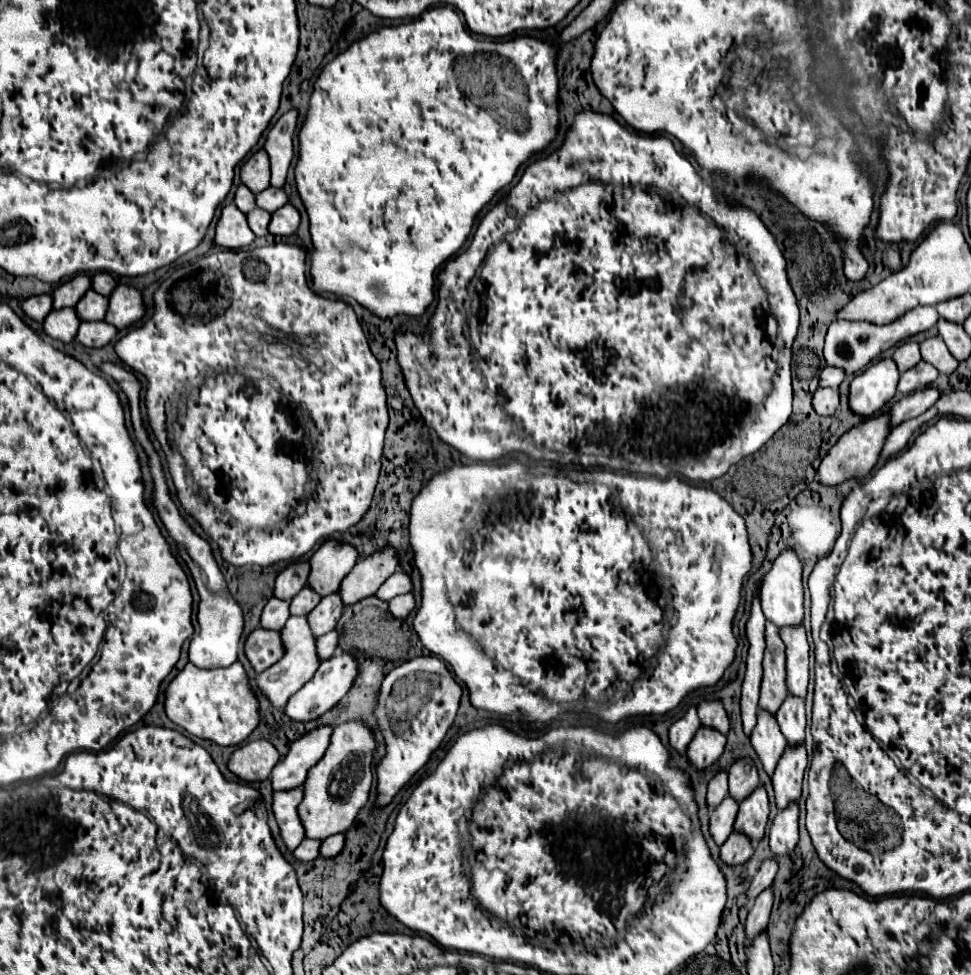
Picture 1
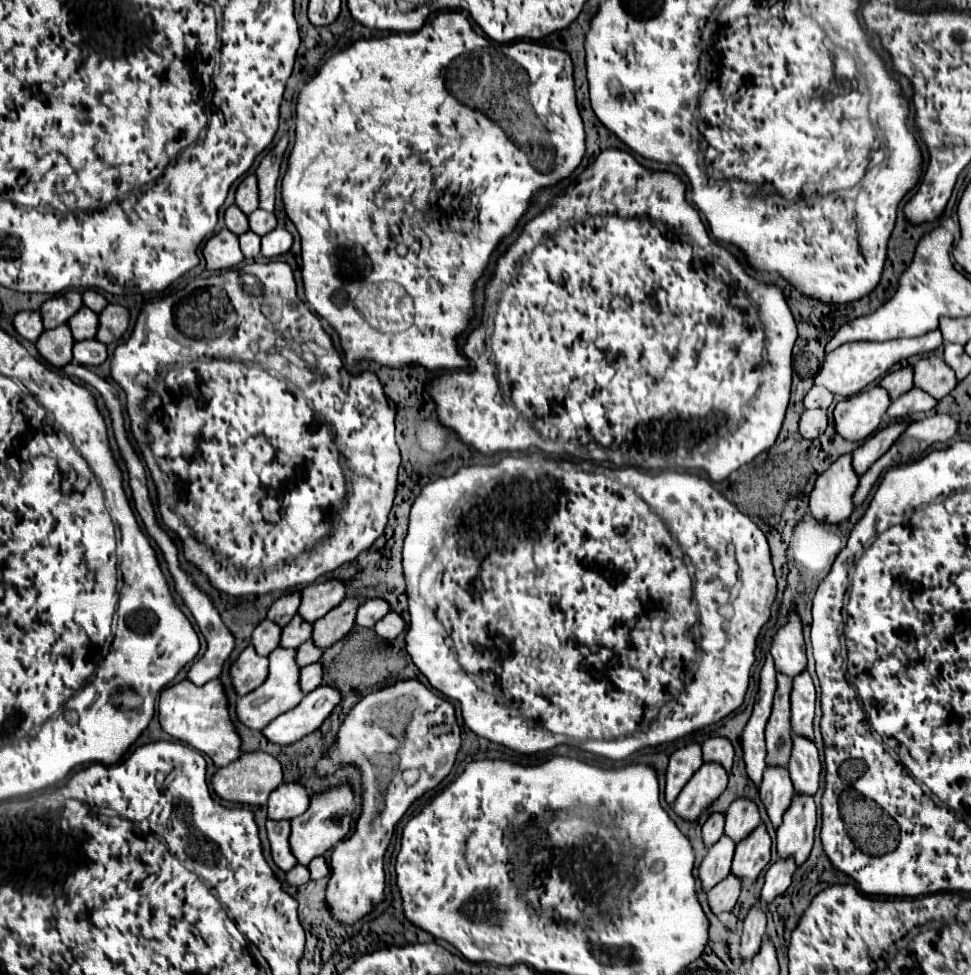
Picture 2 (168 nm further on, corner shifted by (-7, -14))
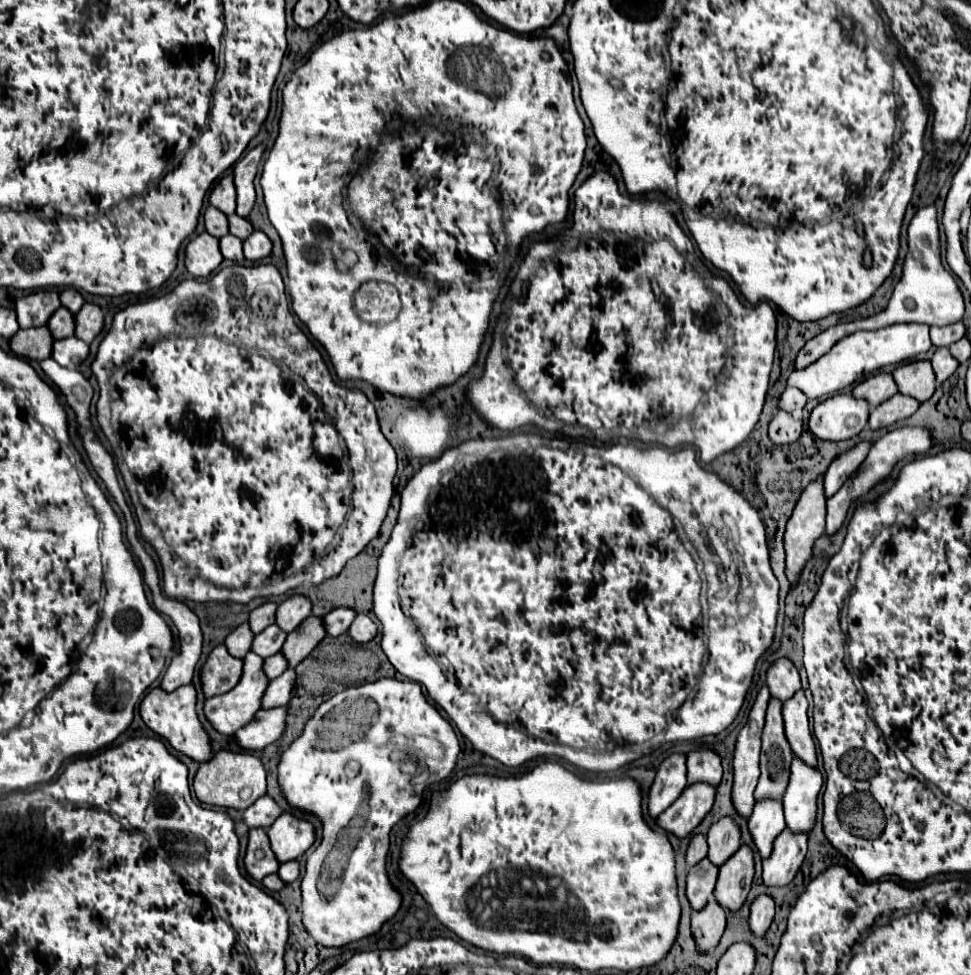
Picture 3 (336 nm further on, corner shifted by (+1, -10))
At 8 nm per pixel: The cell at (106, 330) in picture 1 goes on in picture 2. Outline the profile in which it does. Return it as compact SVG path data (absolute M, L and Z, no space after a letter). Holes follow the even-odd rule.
M97 339L77 341L73 347L73 359L85 367L97 367L107 359L107 345Z

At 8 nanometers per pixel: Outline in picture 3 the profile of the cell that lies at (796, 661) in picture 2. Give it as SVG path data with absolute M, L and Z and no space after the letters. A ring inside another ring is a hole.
M779 659L767 671L767 687L773 699L787 701L801 689L801 679L795 665L789 659Z

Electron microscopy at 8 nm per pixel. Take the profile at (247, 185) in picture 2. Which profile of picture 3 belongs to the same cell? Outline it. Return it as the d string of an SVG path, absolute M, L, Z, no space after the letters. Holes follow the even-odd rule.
M223 175L219 179L219 183L211 189L209 193L209 203L213 207L217 207L219 211L223 211L225 215L233 215L235 213L235 185L233 185L233 175Z

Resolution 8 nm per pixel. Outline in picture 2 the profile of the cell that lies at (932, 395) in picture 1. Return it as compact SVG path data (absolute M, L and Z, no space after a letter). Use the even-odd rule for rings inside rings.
M907 421L891 423L889 427L881 429L873 437L869 437L861 447L857 447L853 451L853 467L855 467L855 471L859 471L859 475L863 475L899 439L899 435L907 429L907 425L909 425Z

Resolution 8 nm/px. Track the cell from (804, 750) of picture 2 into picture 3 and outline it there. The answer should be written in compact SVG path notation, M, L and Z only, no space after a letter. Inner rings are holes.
M793 759L789 787L783 795L783 811L789 831L809 833L813 829L821 785L823 779L817 769L811 769L805 763L799 763L799 759Z

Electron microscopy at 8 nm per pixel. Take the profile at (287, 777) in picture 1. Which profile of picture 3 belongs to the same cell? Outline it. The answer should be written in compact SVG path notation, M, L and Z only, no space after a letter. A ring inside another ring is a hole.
M263 795L243 811L243 821L249 829L255 829L255 827L269 829L279 815L281 815L281 807L269 795Z

